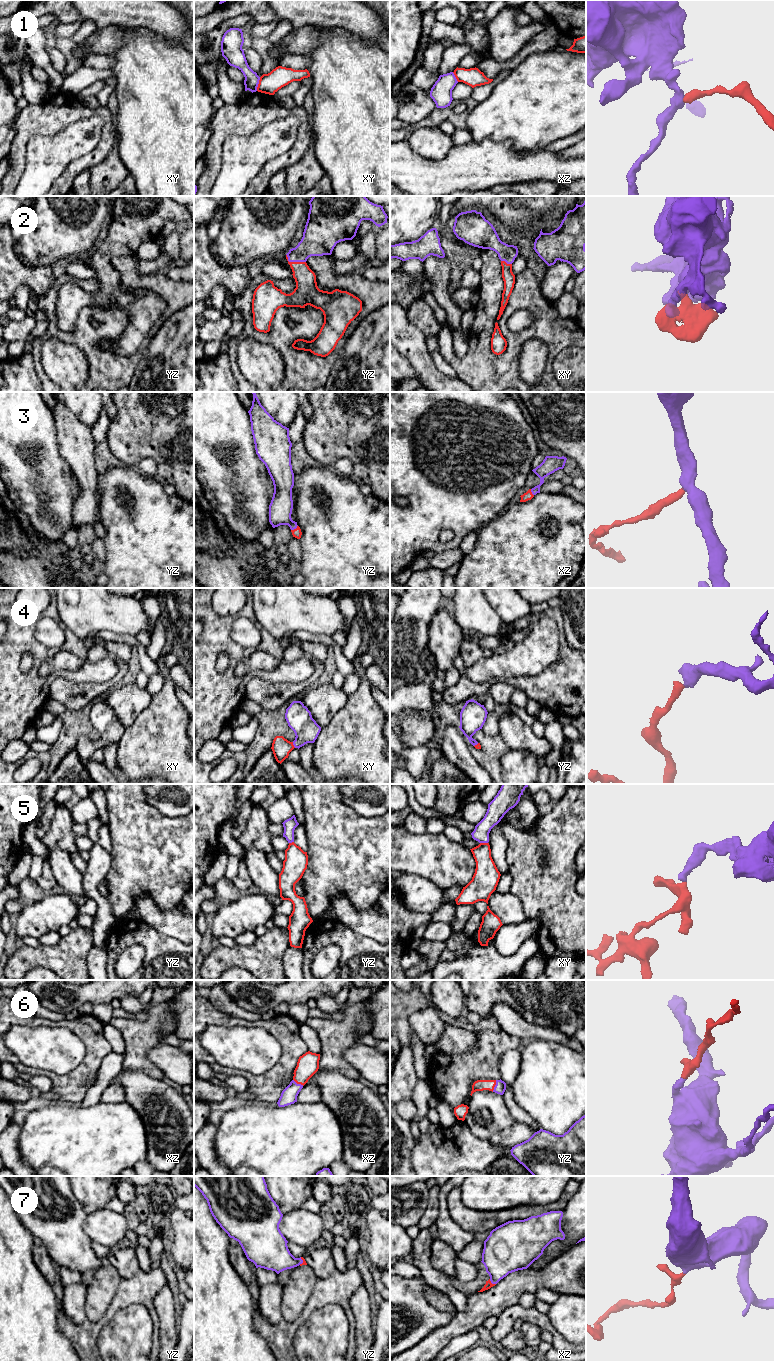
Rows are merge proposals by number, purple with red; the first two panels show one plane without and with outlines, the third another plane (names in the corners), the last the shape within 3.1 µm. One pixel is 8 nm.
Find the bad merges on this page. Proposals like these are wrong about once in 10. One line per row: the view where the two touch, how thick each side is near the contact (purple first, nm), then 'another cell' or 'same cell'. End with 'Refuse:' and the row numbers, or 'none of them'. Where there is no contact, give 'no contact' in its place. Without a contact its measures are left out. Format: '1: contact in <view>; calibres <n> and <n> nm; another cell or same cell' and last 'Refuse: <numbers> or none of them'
1: contact in xy; calibres 130 and 160 nm; another cell
2: contact in yz; calibres 240 and 180 nm; same cell
3: contact in yz; calibres 190 and 70 nm; same cell
4: contact in xy; calibres 200 and 160 nm; same cell
5: contact in xy; calibres 140 and 190 nm; same cell
6: contact in yz; calibres 90 and 90 nm; same cell
7: contact in xz; calibres 320 and 60 nm; same cell
Refuse: 1

